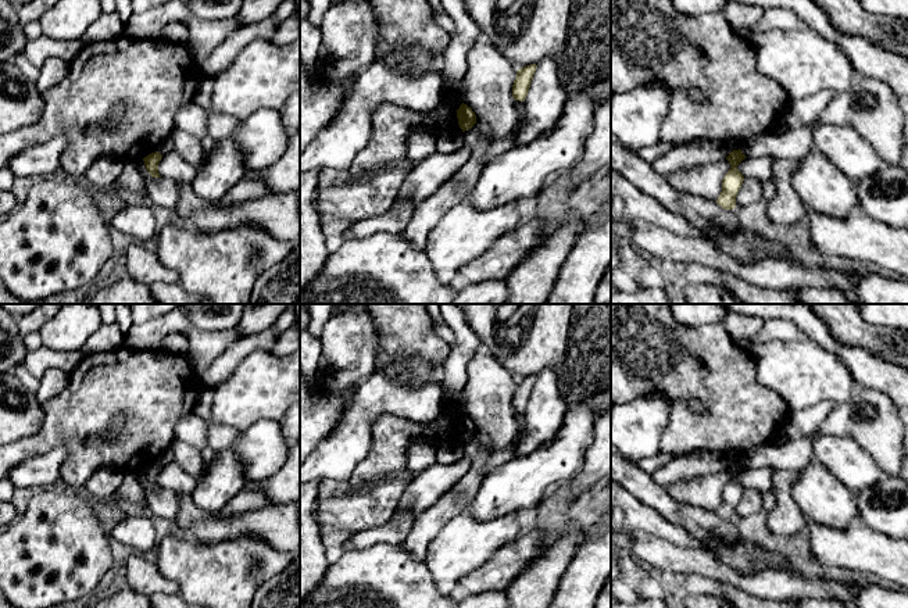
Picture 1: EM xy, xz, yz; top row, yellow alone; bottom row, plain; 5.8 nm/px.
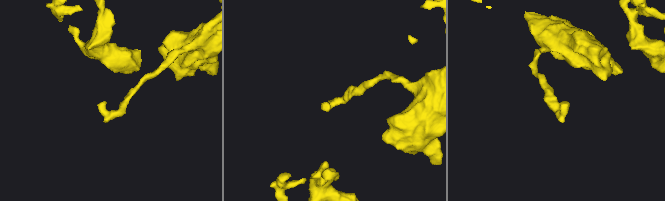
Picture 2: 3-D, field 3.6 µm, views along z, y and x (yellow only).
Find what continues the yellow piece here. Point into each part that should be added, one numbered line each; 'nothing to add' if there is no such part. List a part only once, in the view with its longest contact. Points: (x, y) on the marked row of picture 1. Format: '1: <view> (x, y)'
nothing to add

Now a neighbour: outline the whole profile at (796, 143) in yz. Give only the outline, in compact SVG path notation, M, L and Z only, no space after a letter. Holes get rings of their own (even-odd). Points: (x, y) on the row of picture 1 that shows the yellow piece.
M816 122L779 133L772 128L761 135L751 136L740 149L746 157L762 155L784 160L801 160L814 147Z

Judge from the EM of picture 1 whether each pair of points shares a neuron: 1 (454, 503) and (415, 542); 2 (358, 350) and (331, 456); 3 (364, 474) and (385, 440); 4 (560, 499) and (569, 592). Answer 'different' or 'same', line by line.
1: same
2: different
3: same
4: different

